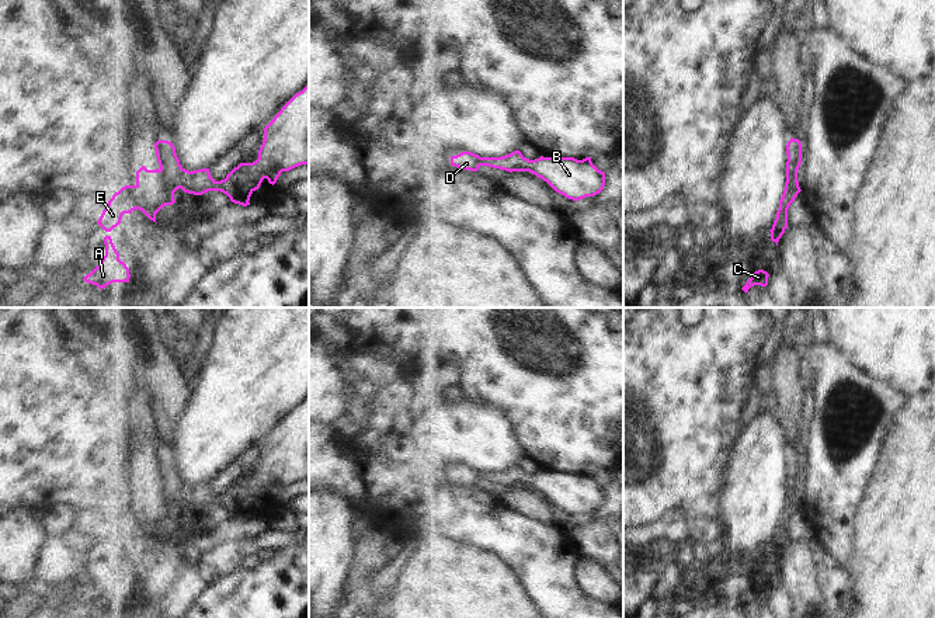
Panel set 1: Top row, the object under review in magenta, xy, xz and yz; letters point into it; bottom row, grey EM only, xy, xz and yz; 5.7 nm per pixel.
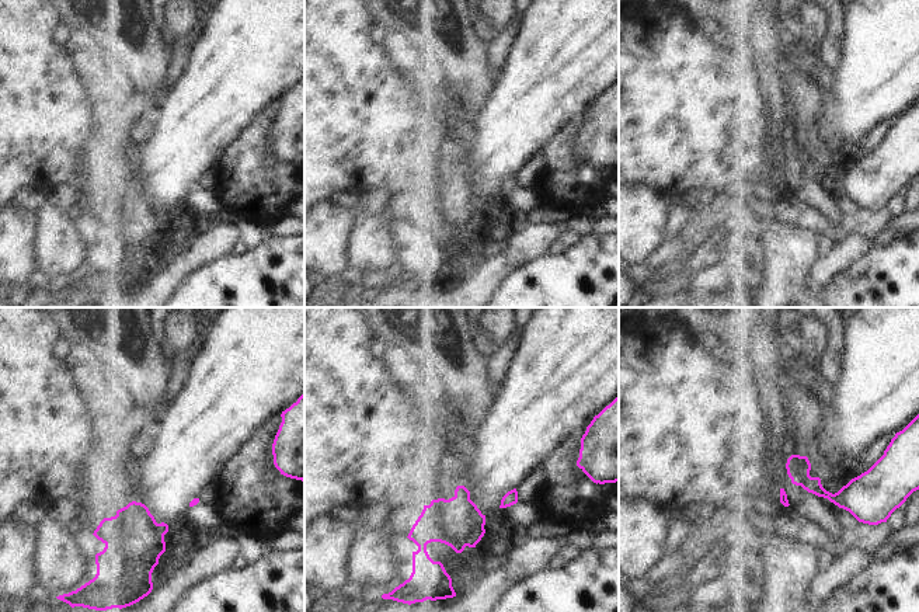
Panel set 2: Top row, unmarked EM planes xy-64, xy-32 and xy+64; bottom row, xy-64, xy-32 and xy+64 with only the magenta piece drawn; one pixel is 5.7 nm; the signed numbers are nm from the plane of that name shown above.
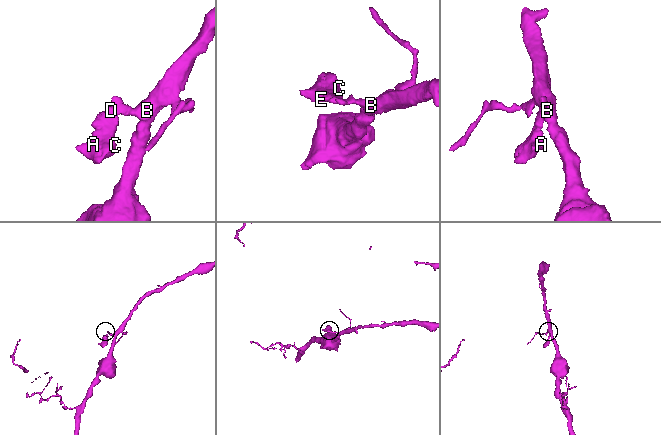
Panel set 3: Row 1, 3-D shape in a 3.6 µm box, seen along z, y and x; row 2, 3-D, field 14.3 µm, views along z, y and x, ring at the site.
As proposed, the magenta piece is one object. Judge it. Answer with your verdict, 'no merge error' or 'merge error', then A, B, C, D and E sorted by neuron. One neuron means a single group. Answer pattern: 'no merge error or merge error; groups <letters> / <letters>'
merge error; groups A C D E / B

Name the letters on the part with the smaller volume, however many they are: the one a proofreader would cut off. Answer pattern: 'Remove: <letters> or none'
Remove: A, C, D, E

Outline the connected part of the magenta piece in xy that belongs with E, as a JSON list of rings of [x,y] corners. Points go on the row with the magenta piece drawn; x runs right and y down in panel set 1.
[[[142,166],[136,171],[136,184],[125,185],[112,195],[102,211],[98,225],[111,232],[121,223],[124,213],[142,211],[150,221],[156,222],[156,213],[166,205],[175,202],[175,187],[164,180],[164,173],[159,169],[147,170]]]

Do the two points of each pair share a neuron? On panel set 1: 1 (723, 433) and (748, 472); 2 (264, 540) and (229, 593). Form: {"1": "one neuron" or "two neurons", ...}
{"1": "two neurons", "2": "two neurons"}

